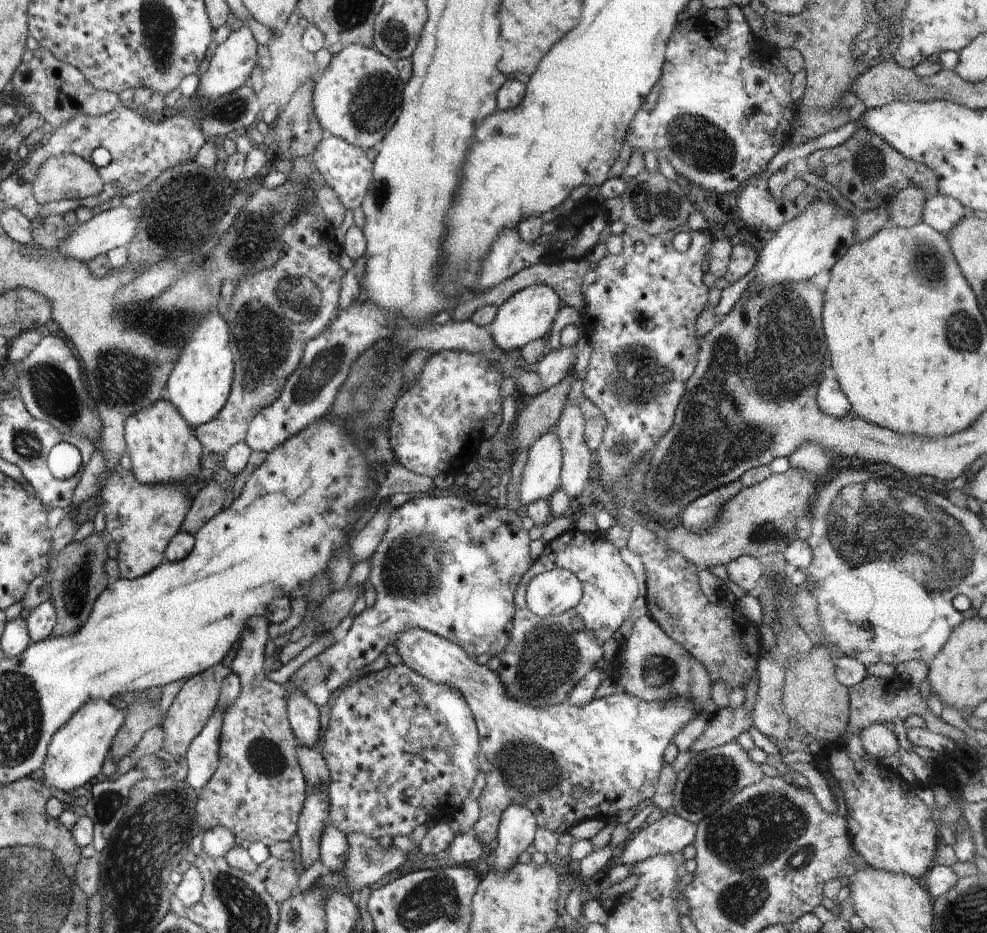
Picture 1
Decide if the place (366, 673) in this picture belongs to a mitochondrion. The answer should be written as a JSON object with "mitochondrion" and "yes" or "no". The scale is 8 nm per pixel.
{"mitochondrion":"no"}

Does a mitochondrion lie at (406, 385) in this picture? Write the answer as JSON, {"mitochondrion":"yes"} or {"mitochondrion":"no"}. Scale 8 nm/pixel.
{"mitochondrion":"no"}

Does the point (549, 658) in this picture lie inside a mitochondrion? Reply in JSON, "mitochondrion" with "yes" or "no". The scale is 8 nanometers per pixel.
{"mitochondrion":"yes"}

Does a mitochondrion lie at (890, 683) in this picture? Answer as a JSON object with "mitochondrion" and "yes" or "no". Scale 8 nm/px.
{"mitochondrion":"no"}

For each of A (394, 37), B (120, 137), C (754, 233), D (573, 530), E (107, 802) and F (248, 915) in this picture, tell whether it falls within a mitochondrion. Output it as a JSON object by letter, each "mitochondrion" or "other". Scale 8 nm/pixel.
{"A":"mitochondrion","B":"mitochondrion","C":"other","D":"other","E":"mitochondrion","F":"mitochondrion"}

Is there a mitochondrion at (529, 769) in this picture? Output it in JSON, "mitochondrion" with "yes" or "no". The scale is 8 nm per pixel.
{"mitochondrion":"yes"}

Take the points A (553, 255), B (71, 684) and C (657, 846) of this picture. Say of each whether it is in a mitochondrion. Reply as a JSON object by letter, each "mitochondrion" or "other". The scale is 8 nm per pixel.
{"A":"other","B":"other","C":"other"}

